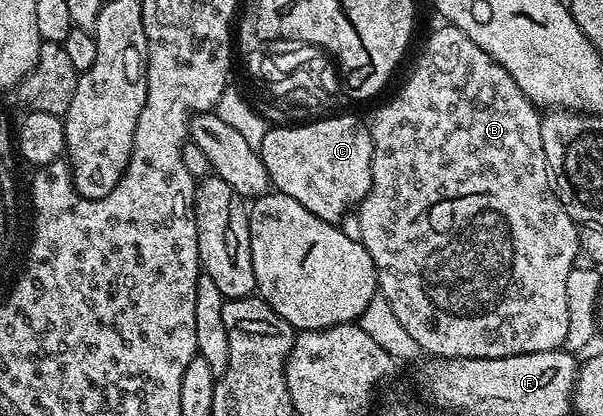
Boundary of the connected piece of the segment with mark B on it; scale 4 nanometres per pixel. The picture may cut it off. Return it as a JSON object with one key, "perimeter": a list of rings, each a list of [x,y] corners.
{"perimeter":[[[445,24],[442,27],[442,30],[435,31],[426,40],[425,51],[422,52],[421,59],[418,60],[417,67],[413,70],[413,75],[406,80],[405,87],[386,106],[378,108],[377,115],[374,116],[373,122],[371,121],[369,126],[369,135],[373,141],[373,159],[371,160],[373,183],[367,192],[367,196],[359,204],[359,211],[361,210],[361,234],[359,233],[359,240],[367,248],[367,252],[377,269],[377,285],[380,297],[389,301],[391,312],[395,312],[395,316],[399,316],[399,324],[403,324],[403,328],[407,328],[407,333],[411,335],[411,340],[415,340],[415,344],[419,344],[422,351],[426,355],[429,353],[429,356],[436,356],[438,358],[506,358],[516,354],[530,354],[531,352],[547,352],[548,350],[562,349],[565,346],[567,324],[569,323],[567,276],[575,268],[575,263],[578,261],[576,258],[579,258],[579,247],[577,245],[579,226],[575,219],[565,211],[565,205],[557,199],[557,194],[553,190],[549,165],[545,159],[543,140],[541,139],[542,115],[539,113],[538,107],[534,106],[533,101],[525,95],[523,88],[519,88],[519,84],[515,84],[515,80],[511,80],[511,72],[507,72],[507,68],[503,68],[490,54],[483,52],[483,48],[479,48],[479,44],[475,44],[475,40],[471,40],[471,36],[467,36],[460,28],[452,24]]]}

